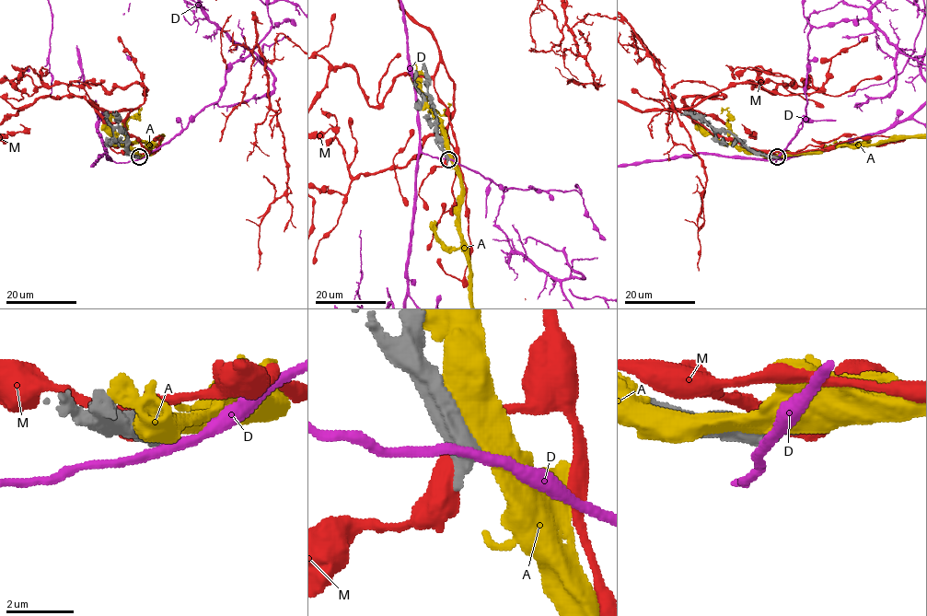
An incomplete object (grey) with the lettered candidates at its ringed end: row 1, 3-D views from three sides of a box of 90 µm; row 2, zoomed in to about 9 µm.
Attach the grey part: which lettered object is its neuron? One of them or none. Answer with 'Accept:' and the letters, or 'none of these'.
Accept: none of these

